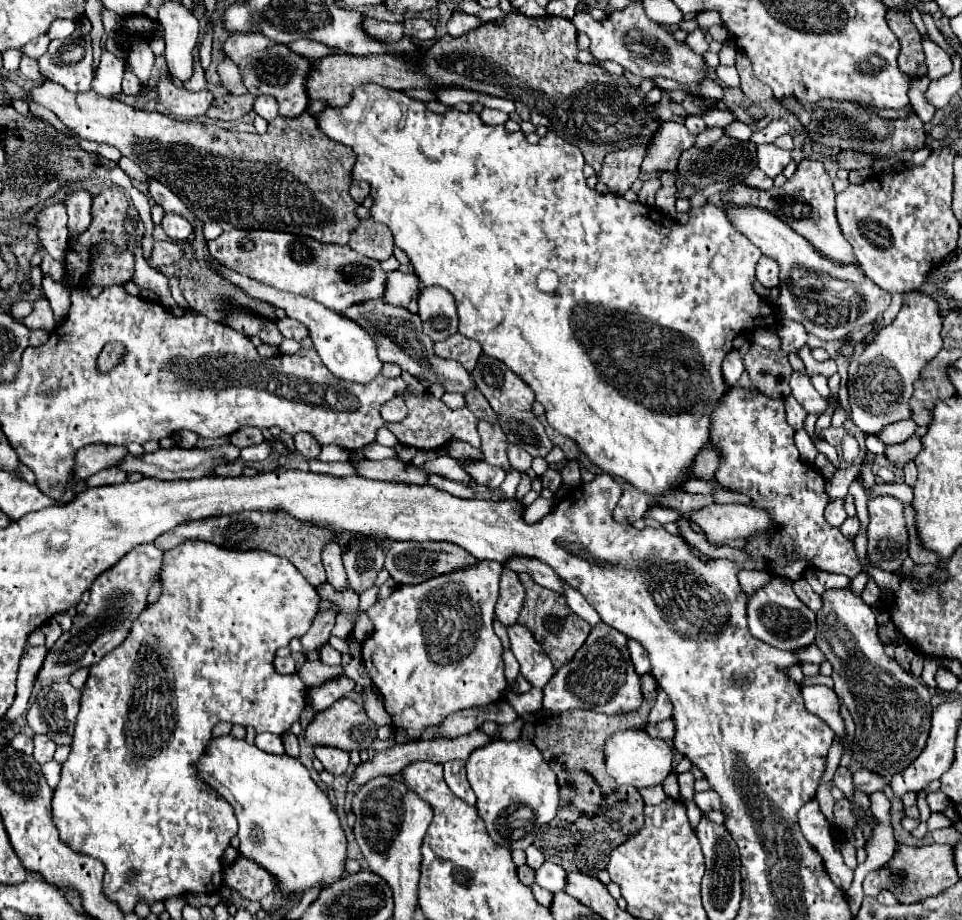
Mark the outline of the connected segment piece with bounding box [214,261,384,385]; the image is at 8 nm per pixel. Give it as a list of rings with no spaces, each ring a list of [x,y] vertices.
[[[214,261],[214,267],[226,277],[230,279],[232,283],[236,283],[238,287],[246,289],[246,293],[250,293],[252,297],[260,297],[260,299],[266,299],[270,303],[274,303],[276,307],[284,309],[292,319],[300,321],[302,325],[308,327],[310,331],[310,339],[314,341],[314,347],[322,359],[322,363],[338,377],[338,379],[344,379],[344,381],[354,381],[354,383],[370,383],[374,381],[378,375],[382,375],[382,361],[378,359],[378,349],[376,349],[376,343],[374,339],[370,337],[370,333],[366,333],[366,329],[362,329],[356,321],[340,315],[340,313],[334,313],[332,309],[326,309],[322,307],[322,303],[318,301],[312,301],[308,297],[292,297],[292,293],[282,293],[274,287],[268,287],[268,285],[260,285],[260,283],[254,283],[254,279],[250,277],[242,277],[240,273],[234,273],[232,269],[220,265],[218,261]]]

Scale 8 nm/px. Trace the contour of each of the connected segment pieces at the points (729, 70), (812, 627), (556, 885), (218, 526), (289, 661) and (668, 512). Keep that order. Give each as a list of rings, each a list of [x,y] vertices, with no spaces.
[[[718,65],[716,67],[716,73],[718,73],[720,80],[727,86],[734,87],[740,85],[740,77],[734,67],[722,67],[722,65]]]
[[[772,575],[770,581],[760,587],[758,591],[754,591],[748,597],[748,605],[746,605],[746,615],[748,615],[748,627],[750,633],[776,647],[776,649],[784,649],[784,651],[794,651],[800,647],[806,647],[814,641],[816,635],[816,617],[814,613],[794,595],[792,589],[792,581],[784,579],[784,577],[776,577]]]
[[[548,861],[536,871],[536,883],[540,887],[552,891],[552,893],[564,891],[566,877],[568,877],[568,873],[560,865],[554,865],[554,863],[548,863]]]
[[[236,513],[234,517],[216,517],[214,521],[190,521],[190,525],[182,525],[158,537],[154,545],[162,551],[168,551],[182,545],[184,541],[200,539],[232,551],[250,551],[250,549],[268,551],[286,557],[308,579],[310,585],[318,587],[322,585],[322,581],[326,581],[320,561],[320,551],[324,541],[328,541],[330,537],[334,537],[334,541],[338,541],[340,545],[346,545],[354,537],[354,533],[326,533],[324,529],[318,529],[314,525],[302,525],[300,521],[286,517],[286,513]]]
[[[276,657],[276,659],[274,659],[274,667],[276,667],[278,673],[286,673],[286,675],[296,673],[296,663],[294,663],[292,657],[284,657],[284,659]]]
[[[650,507],[648,513],[646,513],[650,519],[658,521],[660,525],[666,525],[666,523],[678,523],[680,519],[684,519],[686,515],[682,515],[678,511],[672,511],[672,509],[660,509],[660,507]]]

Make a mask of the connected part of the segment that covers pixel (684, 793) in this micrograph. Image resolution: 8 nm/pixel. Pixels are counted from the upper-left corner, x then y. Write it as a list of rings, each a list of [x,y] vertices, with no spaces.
[[[682,773],[678,775],[678,783],[680,783],[680,797],[686,801],[694,801],[694,775],[692,773]]]

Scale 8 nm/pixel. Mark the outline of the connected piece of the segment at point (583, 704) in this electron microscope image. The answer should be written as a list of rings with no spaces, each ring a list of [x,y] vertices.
[[[600,621],[592,627],[588,639],[578,649],[574,659],[562,669],[558,669],[542,691],[544,709],[556,715],[576,709],[590,709],[604,715],[620,715],[638,709],[642,705],[640,677],[636,675],[634,665],[630,661],[628,637]]]

